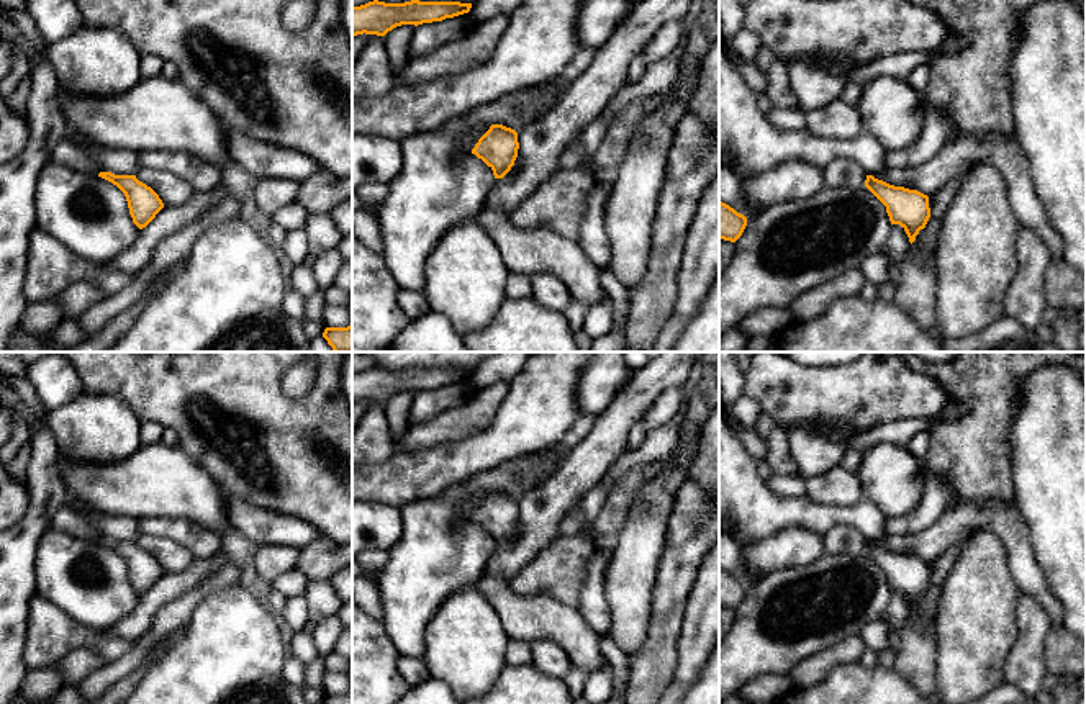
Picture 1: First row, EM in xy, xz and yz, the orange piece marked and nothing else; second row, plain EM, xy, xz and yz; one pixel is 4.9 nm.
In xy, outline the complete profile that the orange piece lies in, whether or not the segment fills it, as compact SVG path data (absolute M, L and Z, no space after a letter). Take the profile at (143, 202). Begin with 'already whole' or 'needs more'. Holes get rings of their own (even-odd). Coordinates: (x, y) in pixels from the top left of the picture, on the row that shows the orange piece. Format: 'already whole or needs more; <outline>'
already whole; M100 172L98 177L111 182L124 193L133 223L139 229L146 228L164 208L159 195L151 187L139 182L136 175L115 175L111 172Z

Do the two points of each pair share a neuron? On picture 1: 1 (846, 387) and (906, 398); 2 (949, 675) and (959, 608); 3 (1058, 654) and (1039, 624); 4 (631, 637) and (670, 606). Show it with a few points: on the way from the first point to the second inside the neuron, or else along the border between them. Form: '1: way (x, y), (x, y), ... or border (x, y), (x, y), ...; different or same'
1: way (860, 390), (891, 390); same
2: way (959, 658), (959, 624); same
3: border (1052, 624), (1044, 645), (1045, 672); different
4: way (641, 627), (660, 609); same

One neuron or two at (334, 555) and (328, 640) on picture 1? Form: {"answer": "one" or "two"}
{"answer": "one"}

